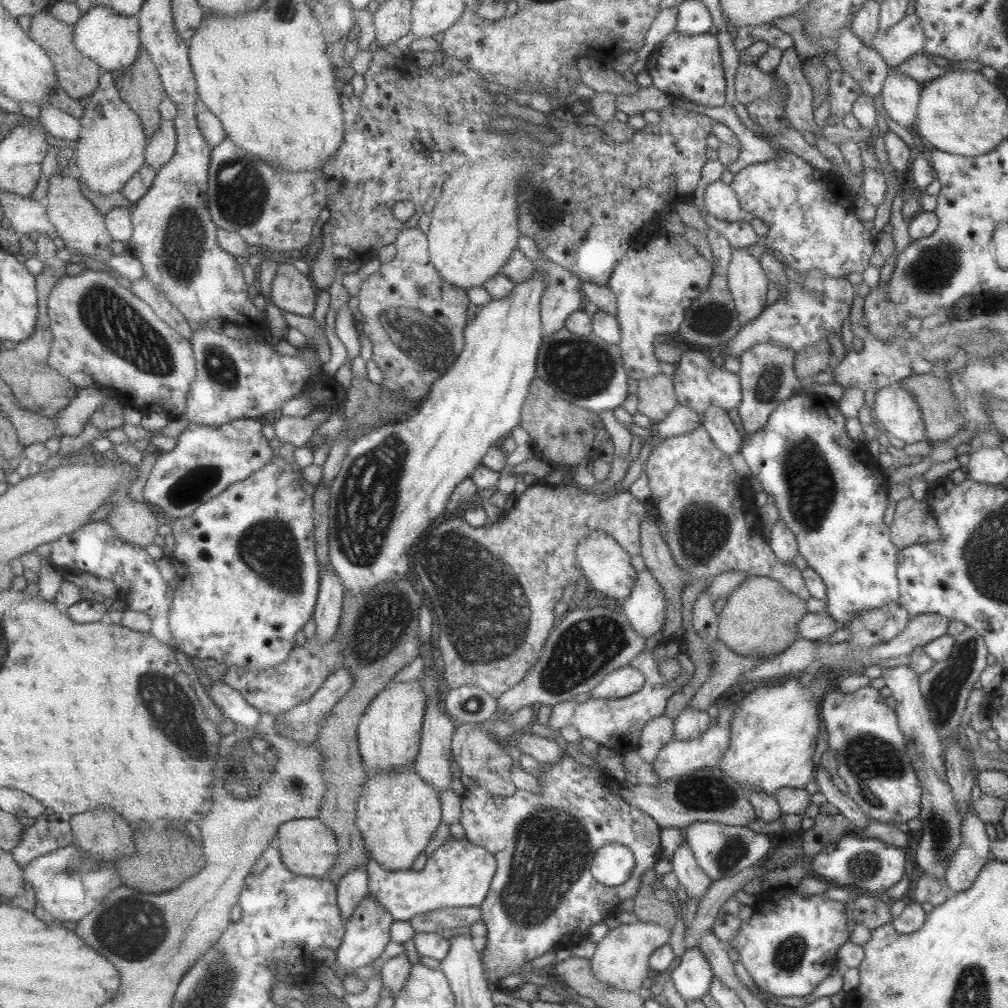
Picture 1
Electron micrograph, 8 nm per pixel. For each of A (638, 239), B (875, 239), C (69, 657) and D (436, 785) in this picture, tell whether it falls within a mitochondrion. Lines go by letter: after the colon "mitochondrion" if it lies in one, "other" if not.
A: other
B: other
C: other
D: other

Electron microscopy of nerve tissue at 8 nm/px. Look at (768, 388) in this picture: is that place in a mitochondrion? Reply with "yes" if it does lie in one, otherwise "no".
yes

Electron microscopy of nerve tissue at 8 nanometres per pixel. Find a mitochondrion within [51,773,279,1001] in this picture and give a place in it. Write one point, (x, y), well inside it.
(134, 938)

